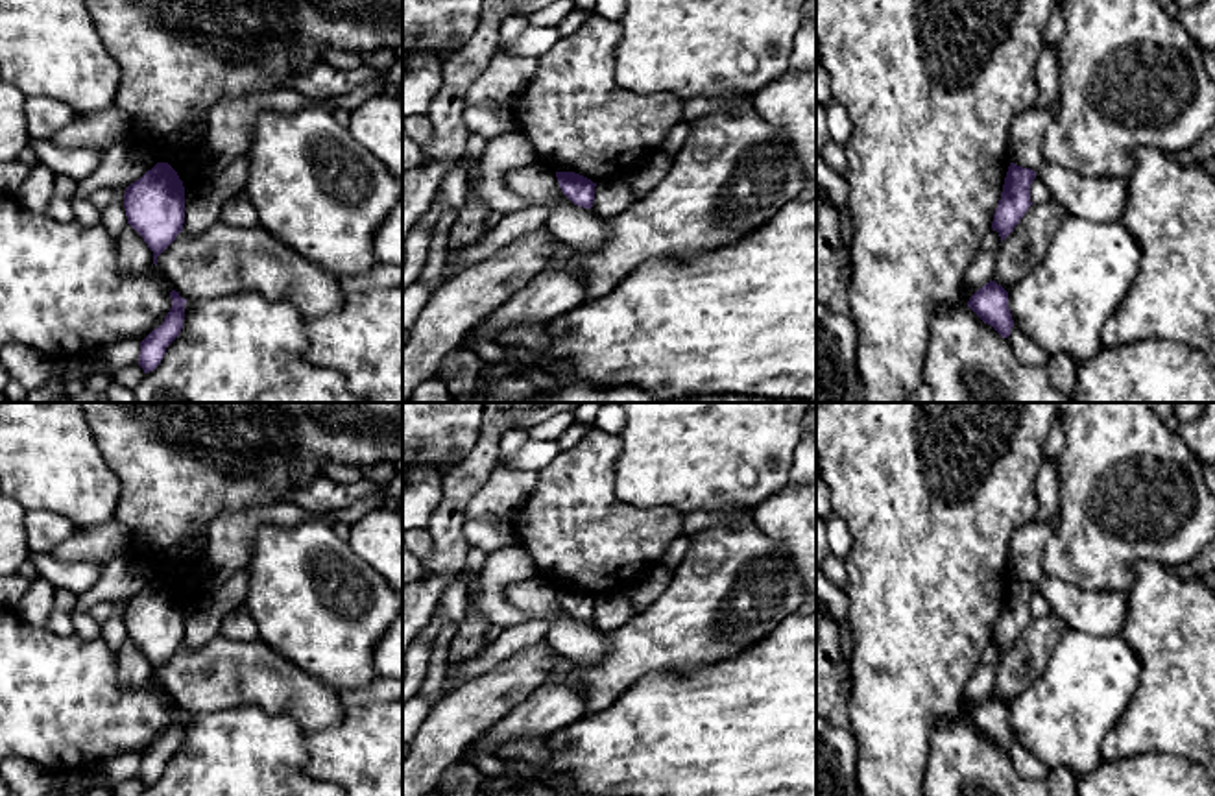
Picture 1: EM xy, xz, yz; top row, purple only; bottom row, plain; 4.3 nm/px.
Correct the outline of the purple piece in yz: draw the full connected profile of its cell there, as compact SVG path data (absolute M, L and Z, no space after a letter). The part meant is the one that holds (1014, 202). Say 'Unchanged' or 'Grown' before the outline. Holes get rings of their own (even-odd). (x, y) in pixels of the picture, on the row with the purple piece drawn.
Unchanged. M1010 163L992 222L992 229L999 233L1001 242L1014 231L1032 205L1030 185L1034 177L1034 170Z

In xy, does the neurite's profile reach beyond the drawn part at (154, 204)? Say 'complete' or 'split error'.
complete

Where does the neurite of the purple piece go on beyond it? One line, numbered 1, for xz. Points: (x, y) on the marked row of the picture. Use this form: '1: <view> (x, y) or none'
1: none

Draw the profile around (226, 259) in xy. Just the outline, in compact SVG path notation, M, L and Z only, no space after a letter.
M218 220L199 235L181 231L157 257L157 268L186 301L259 292L271 301L290 303L305 320L338 312L347 301L338 277L295 253L262 225L244 229Z

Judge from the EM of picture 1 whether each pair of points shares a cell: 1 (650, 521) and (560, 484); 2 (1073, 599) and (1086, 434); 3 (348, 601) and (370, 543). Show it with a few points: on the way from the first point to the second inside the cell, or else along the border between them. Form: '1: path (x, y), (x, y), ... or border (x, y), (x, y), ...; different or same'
1: path (628, 521), (597, 521), (582, 506); same
2: border (1044, 573), (1088, 591), (1116, 591); different
3: border (346, 542), (383, 577); different

